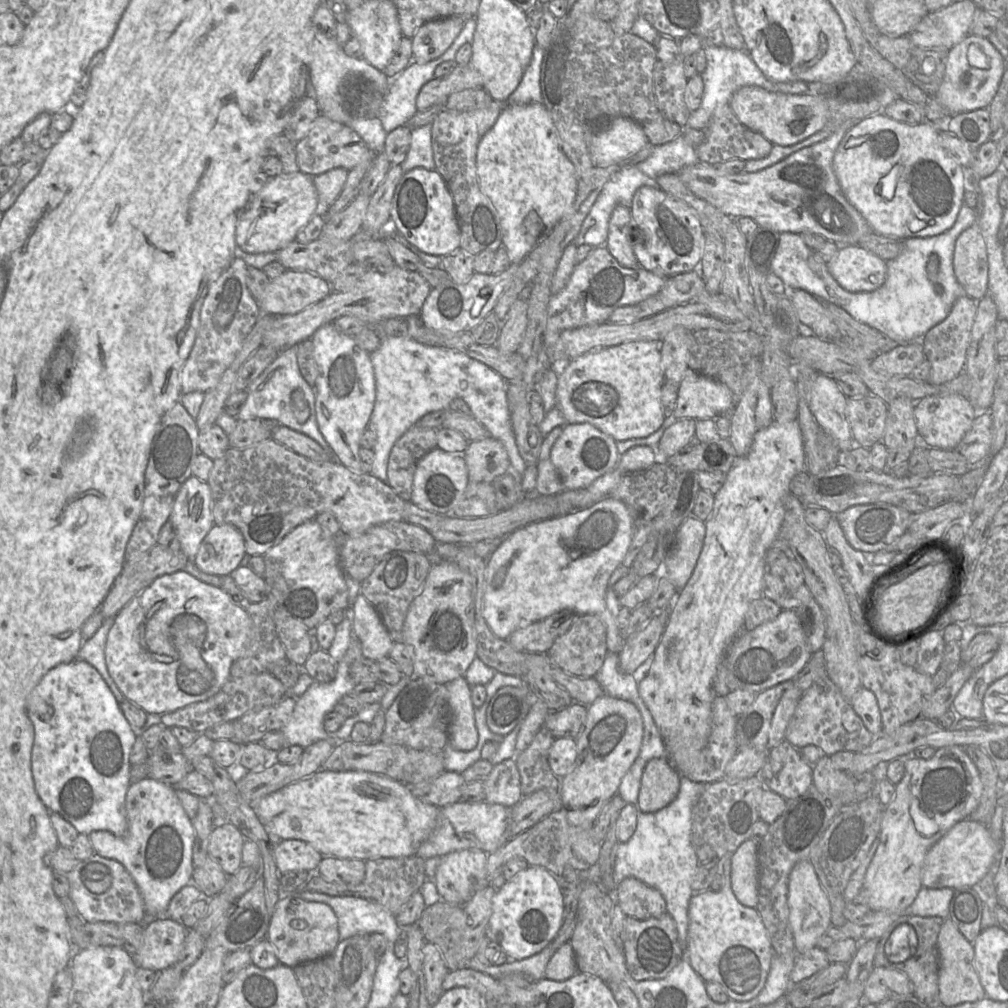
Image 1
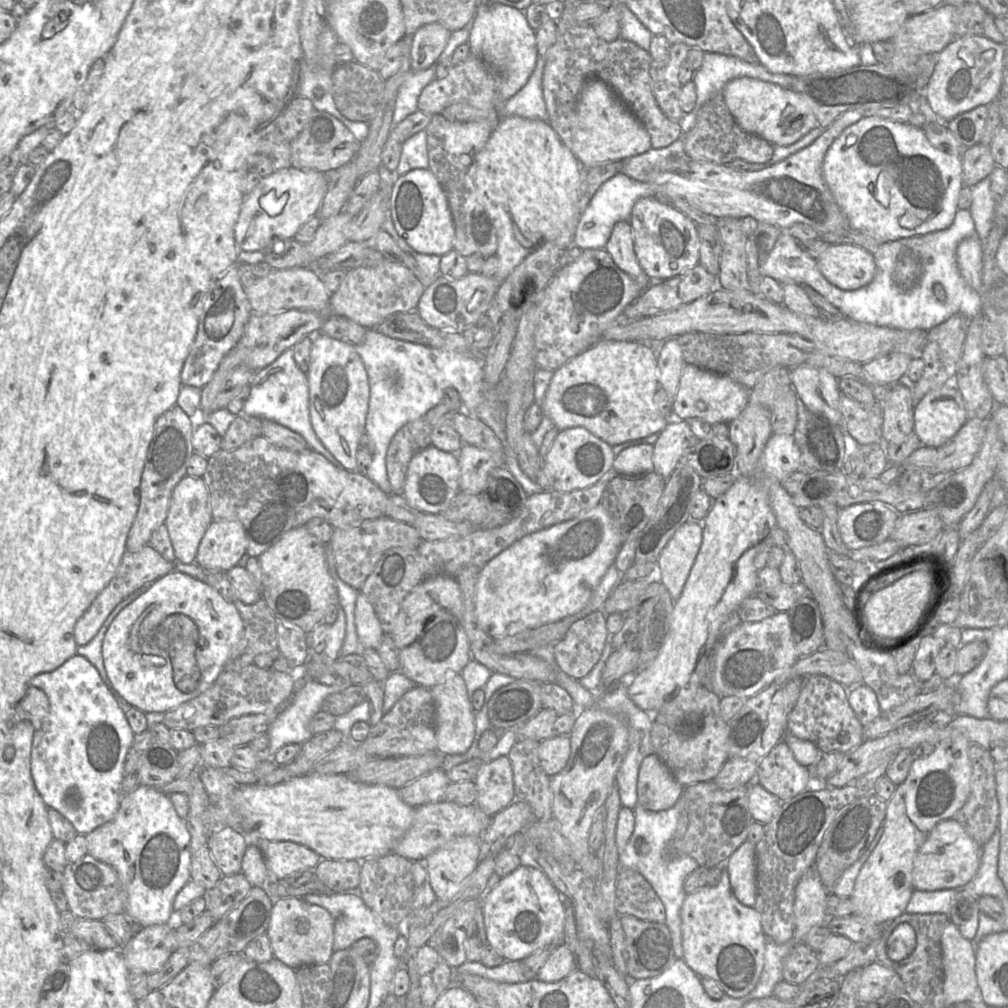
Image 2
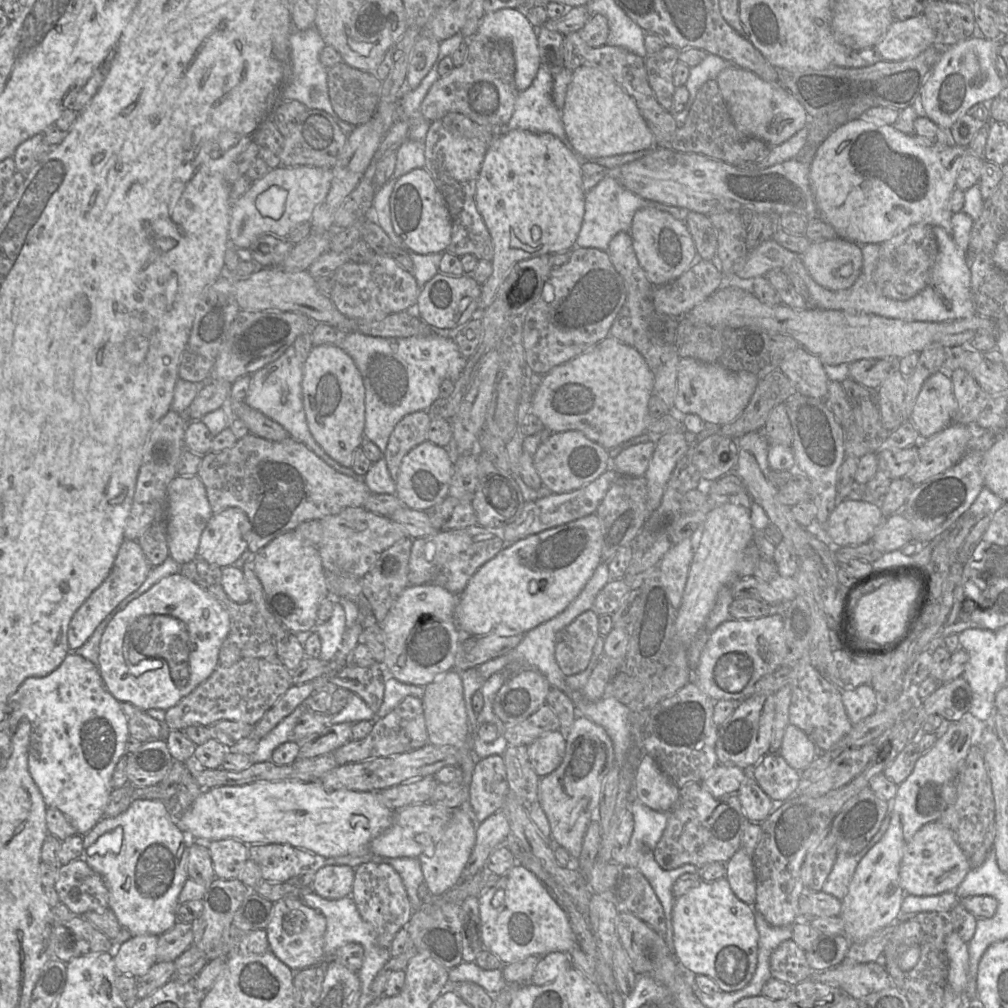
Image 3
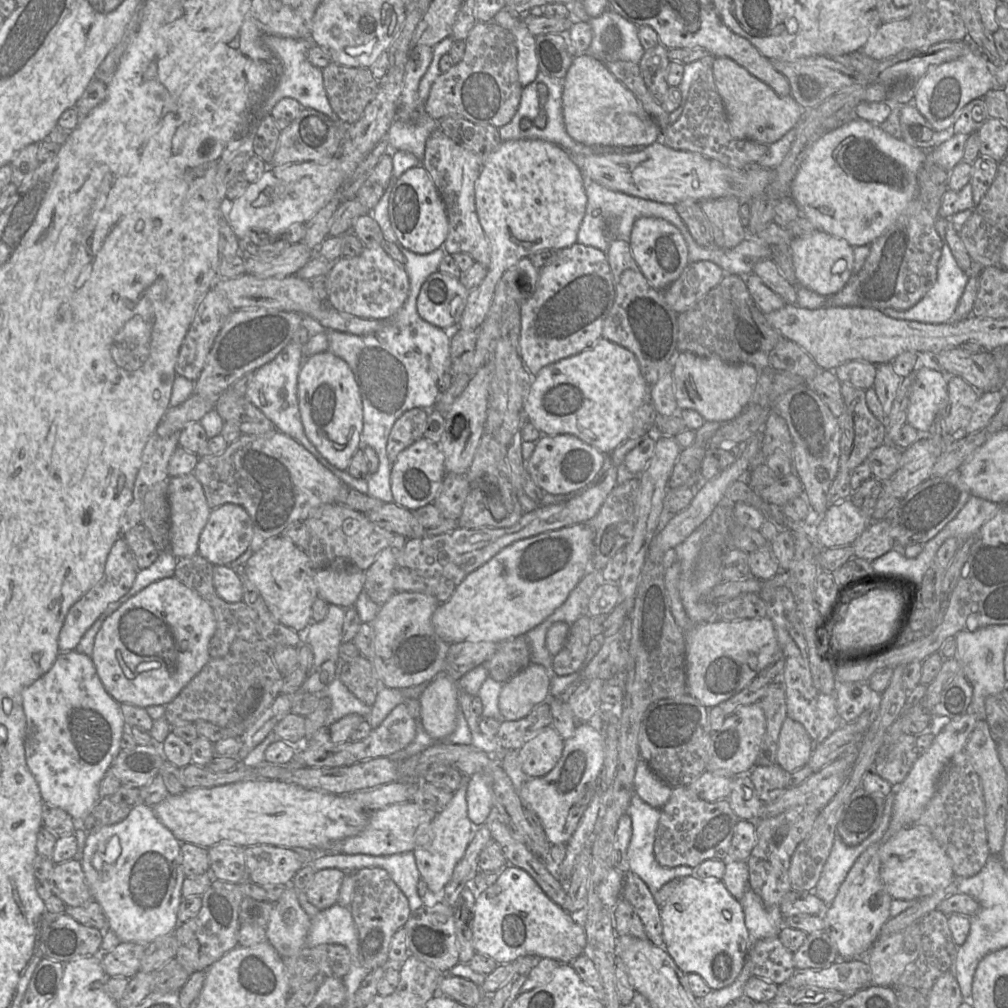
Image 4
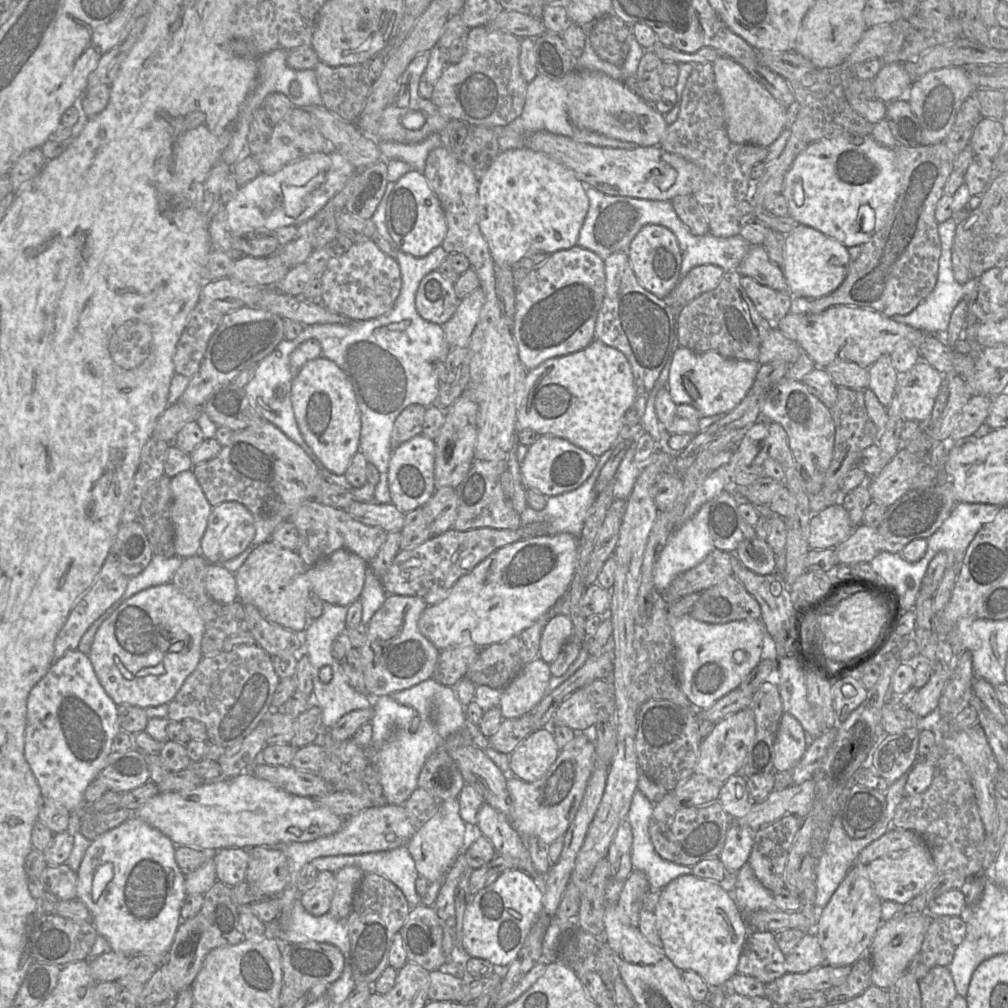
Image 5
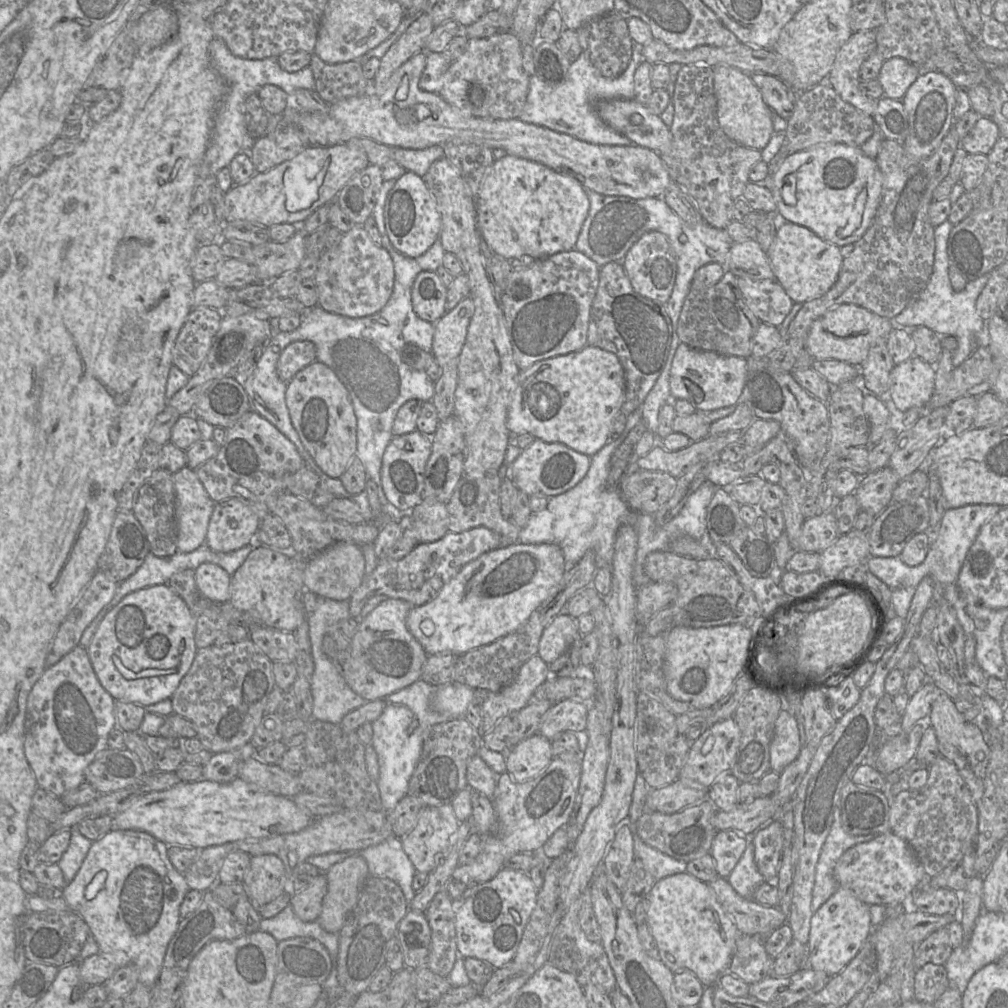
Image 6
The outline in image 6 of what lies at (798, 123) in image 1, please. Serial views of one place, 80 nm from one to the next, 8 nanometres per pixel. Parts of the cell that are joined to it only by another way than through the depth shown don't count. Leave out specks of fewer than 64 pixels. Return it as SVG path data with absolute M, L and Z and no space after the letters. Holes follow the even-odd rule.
M727 65L713 67L717 119L721 129L732 141L748 148L762 150L774 134L772 110L763 101L760 90L750 74Z

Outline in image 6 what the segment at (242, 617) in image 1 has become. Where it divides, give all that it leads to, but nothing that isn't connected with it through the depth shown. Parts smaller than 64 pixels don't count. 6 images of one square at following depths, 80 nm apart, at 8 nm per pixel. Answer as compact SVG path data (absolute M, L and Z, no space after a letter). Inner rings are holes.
M158 584L129 593L111 609L99 623L87 647L87 652L99 682L115 701L134 703L146 707L171 698L181 680L189 671L198 649L194 640L195 628L195 619L185 601L167 584ZM113 656L118 656L123 665L135 673L148 668L163 670L175 668L176 672L127 680L115 666Z

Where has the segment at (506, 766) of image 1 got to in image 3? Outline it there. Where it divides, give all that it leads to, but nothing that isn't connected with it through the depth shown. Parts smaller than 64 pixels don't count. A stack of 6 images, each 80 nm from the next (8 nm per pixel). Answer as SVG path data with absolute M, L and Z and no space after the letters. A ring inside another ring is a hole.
M493 755L477 761L469 784L469 806L477 824L500 811L509 793L504 759Z

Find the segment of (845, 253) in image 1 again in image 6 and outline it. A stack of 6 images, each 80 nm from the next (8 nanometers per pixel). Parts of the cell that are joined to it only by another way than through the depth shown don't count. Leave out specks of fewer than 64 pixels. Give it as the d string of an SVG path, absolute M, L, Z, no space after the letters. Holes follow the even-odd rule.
M788 221L777 227L766 254L775 280L794 303L804 303L828 292L838 278L843 261L840 247L822 240L808 228Z

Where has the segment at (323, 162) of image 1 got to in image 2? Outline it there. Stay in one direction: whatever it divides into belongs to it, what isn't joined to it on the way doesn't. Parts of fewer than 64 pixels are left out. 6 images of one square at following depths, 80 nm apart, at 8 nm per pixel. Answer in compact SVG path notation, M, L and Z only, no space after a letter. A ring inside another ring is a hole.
M314 110L300 134L290 142L291 166L301 170L316 170L326 173L352 161L360 143L350 130L332 115Z

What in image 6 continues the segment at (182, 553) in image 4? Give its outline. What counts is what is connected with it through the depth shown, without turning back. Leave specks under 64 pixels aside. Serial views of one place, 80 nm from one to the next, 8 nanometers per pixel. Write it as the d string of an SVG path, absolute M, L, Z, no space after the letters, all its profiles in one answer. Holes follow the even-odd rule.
M183 467L175 474L177 550L192 552L206 542L210 517L216 504L194 469Z

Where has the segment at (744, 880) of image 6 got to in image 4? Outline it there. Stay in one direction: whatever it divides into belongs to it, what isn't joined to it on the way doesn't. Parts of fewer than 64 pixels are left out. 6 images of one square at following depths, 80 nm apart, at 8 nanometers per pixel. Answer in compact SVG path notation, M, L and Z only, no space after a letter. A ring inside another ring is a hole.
M750 887L745 891L740 903L749 933L749 947L758 940L778 936L784 927L784 916L779 906L765 905Z

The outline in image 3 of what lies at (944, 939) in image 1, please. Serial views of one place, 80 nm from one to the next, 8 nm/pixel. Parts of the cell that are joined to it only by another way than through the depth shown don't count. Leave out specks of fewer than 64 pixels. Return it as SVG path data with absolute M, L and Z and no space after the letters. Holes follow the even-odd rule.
M952 931L945 937L945 949L949 960L947 984L956 992L965 992L969 970L968 945Z

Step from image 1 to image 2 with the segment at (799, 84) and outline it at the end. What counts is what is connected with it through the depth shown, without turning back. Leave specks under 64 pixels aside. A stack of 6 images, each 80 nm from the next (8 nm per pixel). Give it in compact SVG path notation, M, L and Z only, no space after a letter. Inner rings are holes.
M705 52L703 63L701 67L695 71L695 74L692 78L692 81L696 87L696 104L691 112L685 113L684 116L678 121L682 133L687 133L694 126L697 112L705 102L717 94L722 94L723 88L729 81L740 77L751 77L759 79L777 84L783 88L791 88L793 85L793 79L795 78L795 76L792 75L771 73L760 63L752 64L735 56L714 52Z

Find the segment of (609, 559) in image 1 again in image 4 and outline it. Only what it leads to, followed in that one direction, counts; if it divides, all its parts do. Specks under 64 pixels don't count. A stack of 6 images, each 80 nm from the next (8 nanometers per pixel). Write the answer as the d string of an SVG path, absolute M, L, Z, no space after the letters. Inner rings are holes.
M588 522L572 524L511 543L469 573L452 596L439 604L431 618L436 634L449 645L463 641L501 643L524 635L566 600L591 567L593 551L594 529Z

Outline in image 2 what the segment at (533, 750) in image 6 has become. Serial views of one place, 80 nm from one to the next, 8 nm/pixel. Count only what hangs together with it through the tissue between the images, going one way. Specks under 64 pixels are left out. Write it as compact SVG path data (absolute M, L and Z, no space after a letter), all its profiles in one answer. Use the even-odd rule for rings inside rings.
M556 736L540 741L538 758L544 772L551 777L562 771L568 762L570 751L569 736Z

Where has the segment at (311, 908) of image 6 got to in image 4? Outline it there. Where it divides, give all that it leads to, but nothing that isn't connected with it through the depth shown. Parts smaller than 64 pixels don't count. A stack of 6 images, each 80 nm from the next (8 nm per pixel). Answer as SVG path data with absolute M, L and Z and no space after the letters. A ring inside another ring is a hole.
M337 868L318 870L305 889L308 901L323 910L337 903L346 872Z

